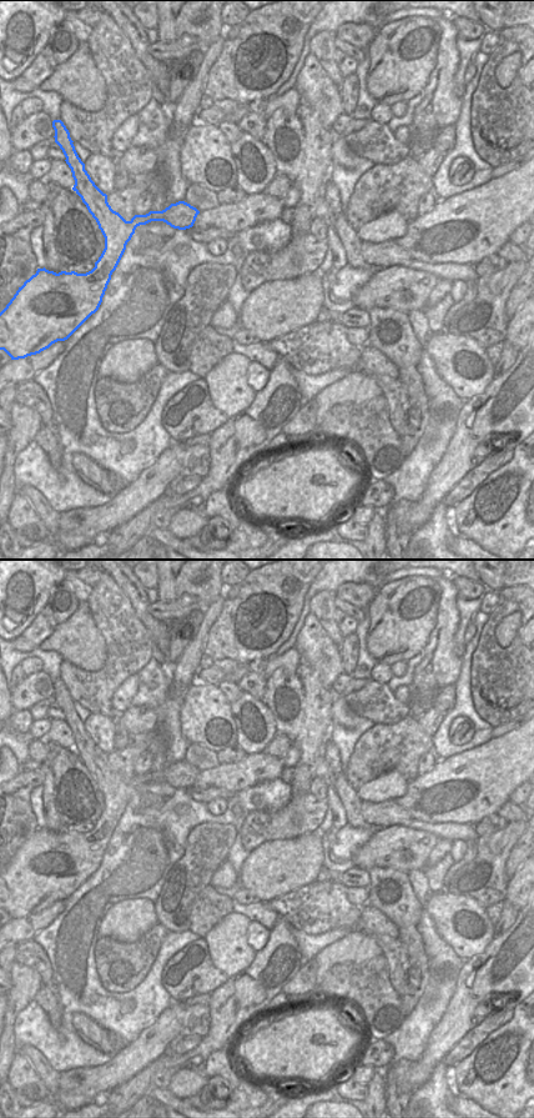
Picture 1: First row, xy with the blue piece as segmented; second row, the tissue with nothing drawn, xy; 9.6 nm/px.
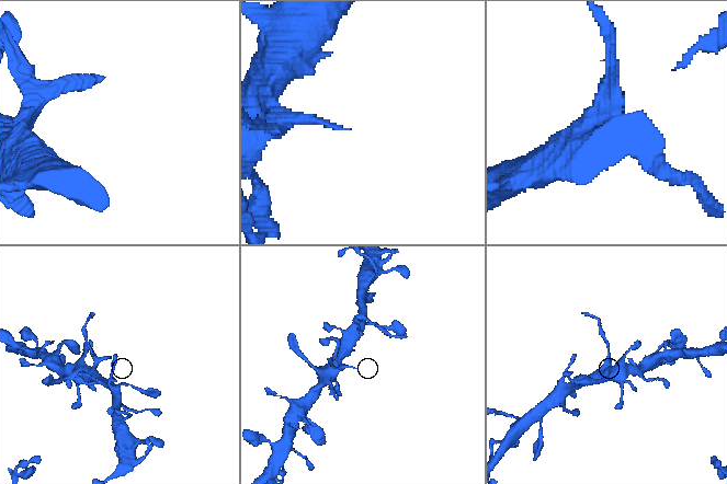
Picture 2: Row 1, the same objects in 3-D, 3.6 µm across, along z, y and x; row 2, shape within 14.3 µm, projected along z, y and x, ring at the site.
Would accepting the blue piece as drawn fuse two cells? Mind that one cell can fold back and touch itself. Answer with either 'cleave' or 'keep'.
cleave

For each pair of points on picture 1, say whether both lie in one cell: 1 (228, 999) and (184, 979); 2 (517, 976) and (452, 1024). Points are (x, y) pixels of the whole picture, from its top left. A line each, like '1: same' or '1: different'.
1: different
2: same

